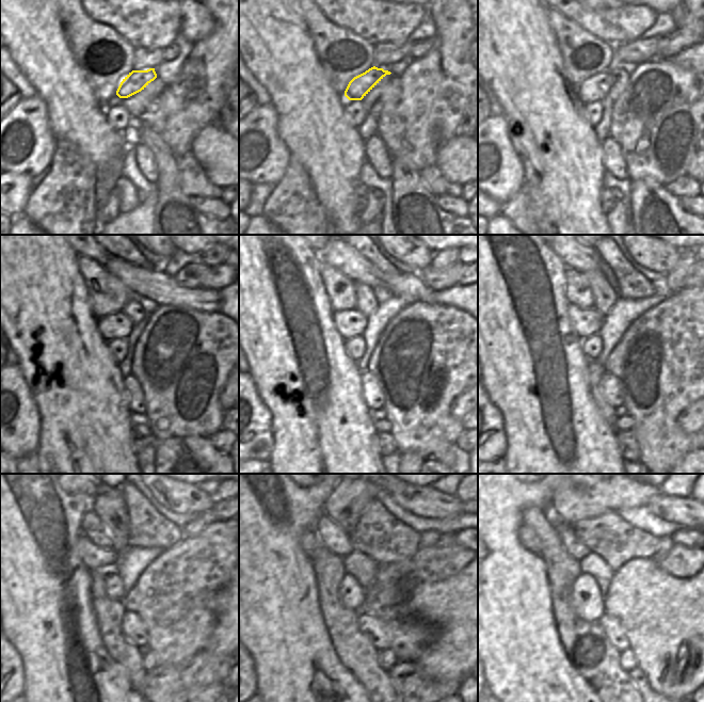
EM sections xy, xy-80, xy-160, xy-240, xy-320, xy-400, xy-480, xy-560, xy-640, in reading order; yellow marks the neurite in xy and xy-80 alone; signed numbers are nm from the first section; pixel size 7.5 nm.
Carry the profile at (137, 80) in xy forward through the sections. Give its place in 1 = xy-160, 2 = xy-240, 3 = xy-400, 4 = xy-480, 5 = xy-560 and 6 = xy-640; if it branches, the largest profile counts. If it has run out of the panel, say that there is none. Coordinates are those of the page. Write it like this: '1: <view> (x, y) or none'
1: xy-160 (595, 88)
2: xy-240 (117, 325)
3: xy-400 (586, 322)
4: xy-480 (96, 559)
5: xy-560 (310, 541)
6: xy-640 (527, 538)

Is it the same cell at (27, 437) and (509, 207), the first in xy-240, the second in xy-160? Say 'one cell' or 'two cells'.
two cells

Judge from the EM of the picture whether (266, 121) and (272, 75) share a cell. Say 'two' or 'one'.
two

